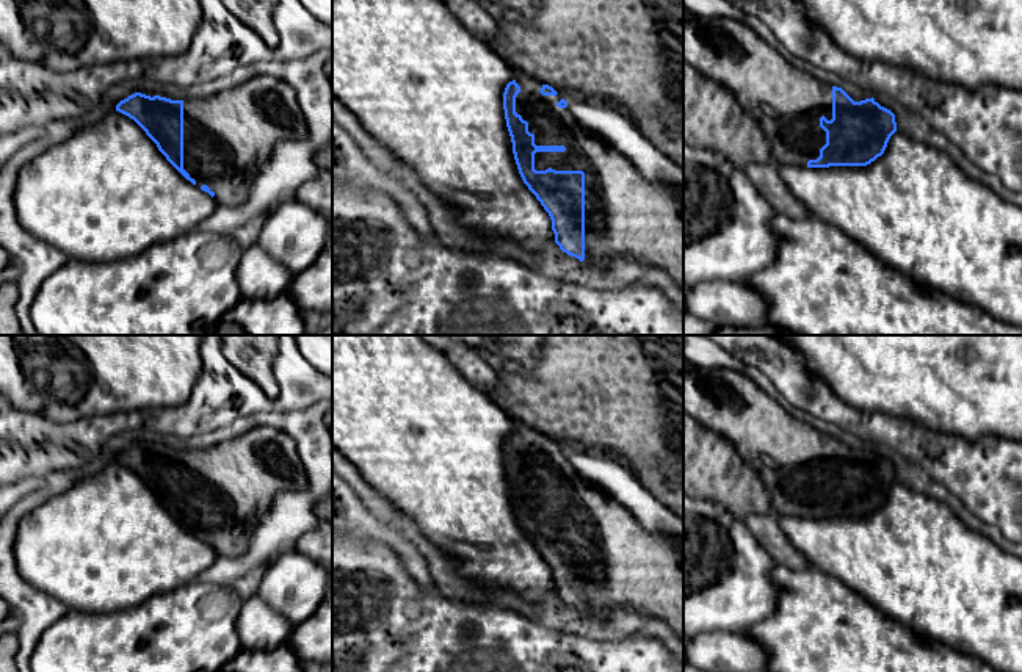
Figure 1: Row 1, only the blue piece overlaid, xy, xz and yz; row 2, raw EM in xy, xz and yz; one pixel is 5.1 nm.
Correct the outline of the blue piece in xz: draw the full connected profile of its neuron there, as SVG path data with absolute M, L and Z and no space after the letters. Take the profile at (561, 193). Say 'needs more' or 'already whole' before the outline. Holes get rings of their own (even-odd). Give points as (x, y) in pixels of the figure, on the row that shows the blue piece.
needs more; M520 72L503 92L506 127L519 174L552 219L555 243L563 252L607 268L618 255L630 255L663 269L683 288L683 190L649 182L616 149L586 130L558 92Z

